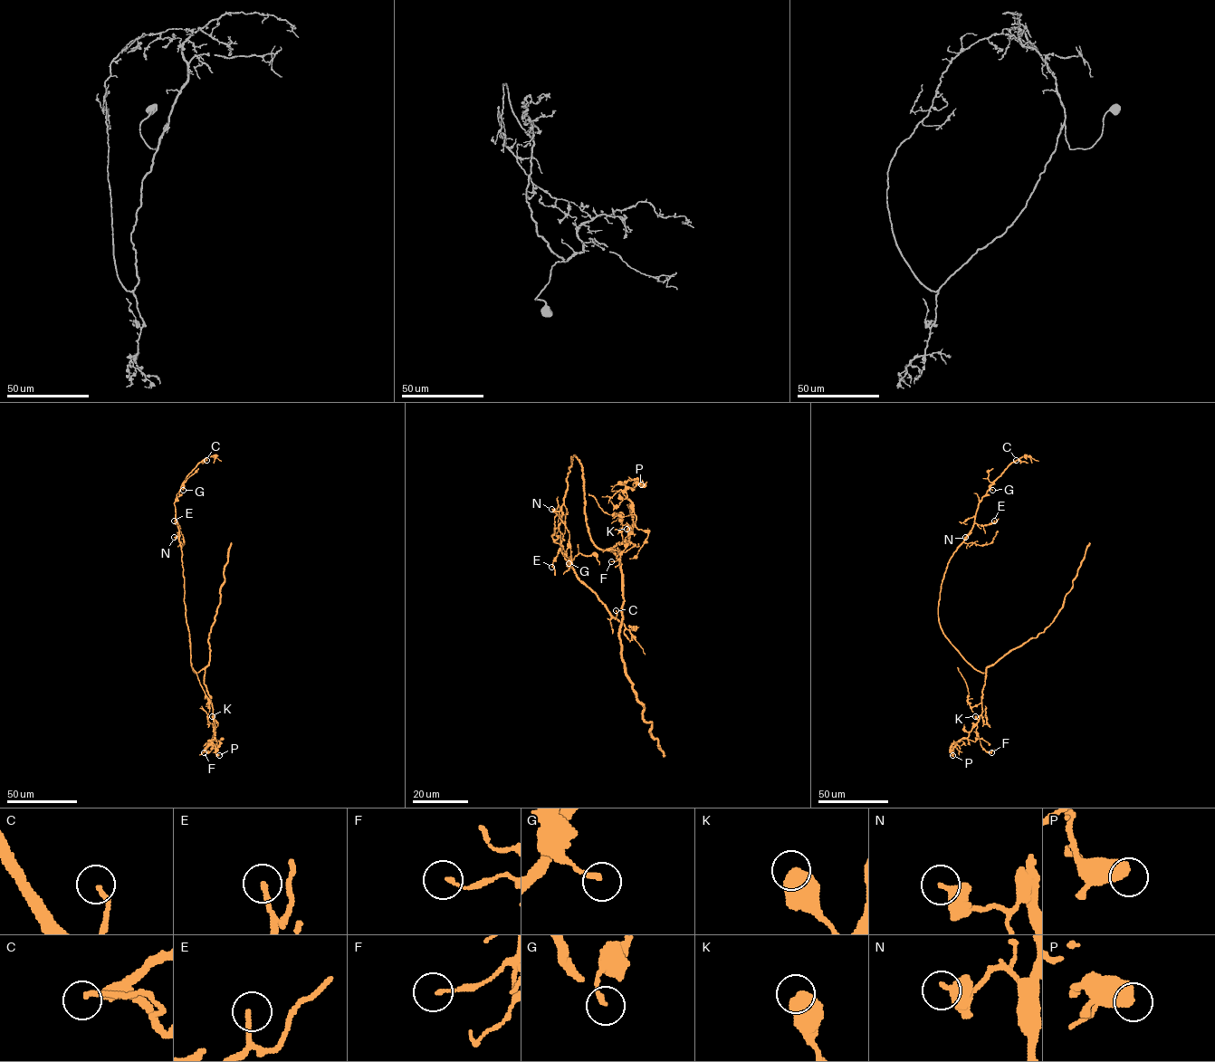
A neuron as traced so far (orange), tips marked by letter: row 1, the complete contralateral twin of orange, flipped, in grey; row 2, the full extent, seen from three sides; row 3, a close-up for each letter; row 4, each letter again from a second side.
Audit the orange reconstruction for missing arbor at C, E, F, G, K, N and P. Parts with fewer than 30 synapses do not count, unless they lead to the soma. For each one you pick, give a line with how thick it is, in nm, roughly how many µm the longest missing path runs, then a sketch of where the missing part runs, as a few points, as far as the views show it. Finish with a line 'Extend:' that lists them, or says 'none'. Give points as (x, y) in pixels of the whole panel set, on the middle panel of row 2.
Extend: none

